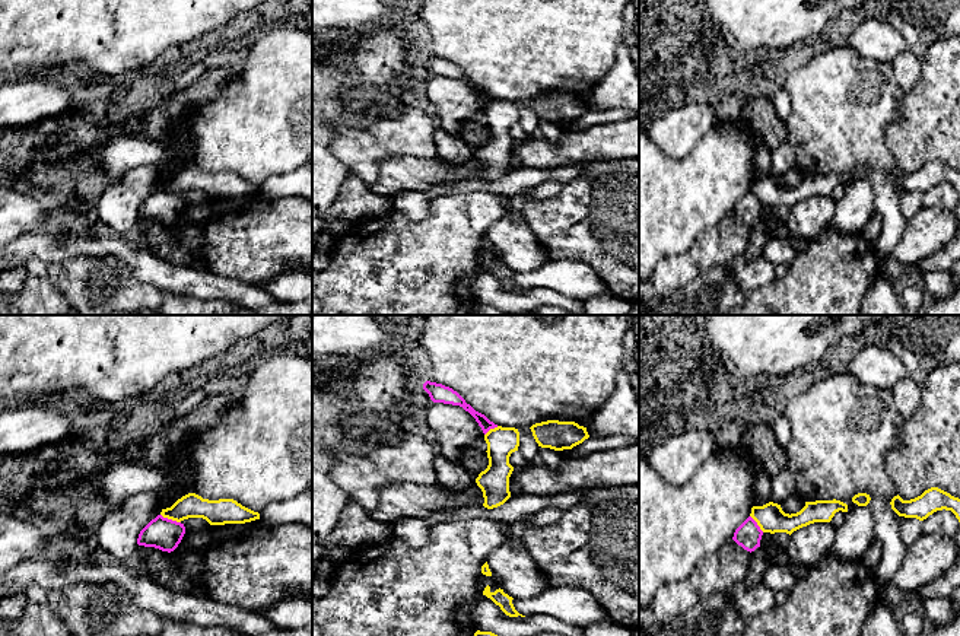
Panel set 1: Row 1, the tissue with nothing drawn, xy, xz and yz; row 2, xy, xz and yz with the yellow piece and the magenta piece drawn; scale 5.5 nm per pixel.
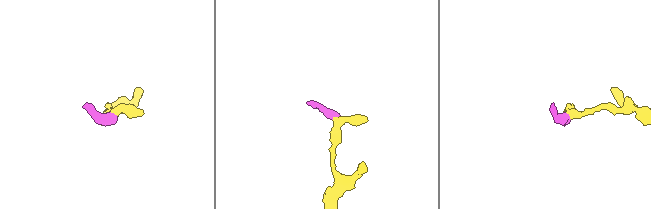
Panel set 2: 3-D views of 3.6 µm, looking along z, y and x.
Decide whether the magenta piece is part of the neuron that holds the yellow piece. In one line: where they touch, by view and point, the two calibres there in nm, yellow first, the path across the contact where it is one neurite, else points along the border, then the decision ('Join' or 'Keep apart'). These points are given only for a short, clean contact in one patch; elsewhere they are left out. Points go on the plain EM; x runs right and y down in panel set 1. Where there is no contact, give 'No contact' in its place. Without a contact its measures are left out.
Touches yellow at xy (171, 191). Thickness 140 nm (yellow) against 180 nm. Boundary: xy (161, 187), (180, 196). Keep apart

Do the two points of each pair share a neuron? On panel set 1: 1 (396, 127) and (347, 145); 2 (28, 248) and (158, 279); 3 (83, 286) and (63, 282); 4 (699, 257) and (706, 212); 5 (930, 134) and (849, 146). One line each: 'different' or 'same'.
1: same
2: same
3: same
4: different
5: different

